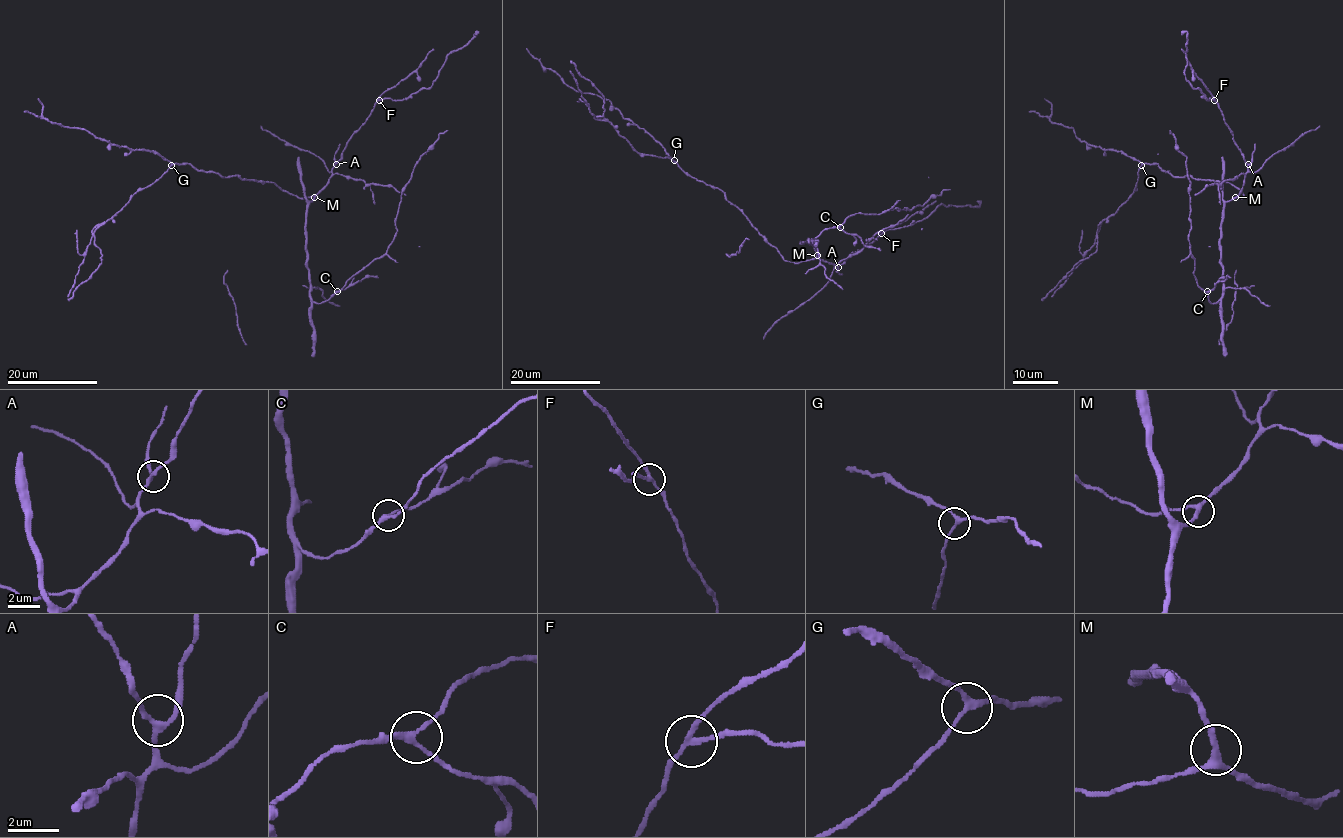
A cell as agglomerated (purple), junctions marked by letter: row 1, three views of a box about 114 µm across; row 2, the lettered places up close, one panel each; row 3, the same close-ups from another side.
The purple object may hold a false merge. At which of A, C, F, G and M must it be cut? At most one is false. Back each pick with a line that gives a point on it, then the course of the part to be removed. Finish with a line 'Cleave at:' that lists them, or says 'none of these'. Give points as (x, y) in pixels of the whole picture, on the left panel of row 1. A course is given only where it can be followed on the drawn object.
F: place (379, 100); course (379, 99), (405, 99), (428, 88), (445, 58), (463, 47), (475, 34)
Cleave at: F

